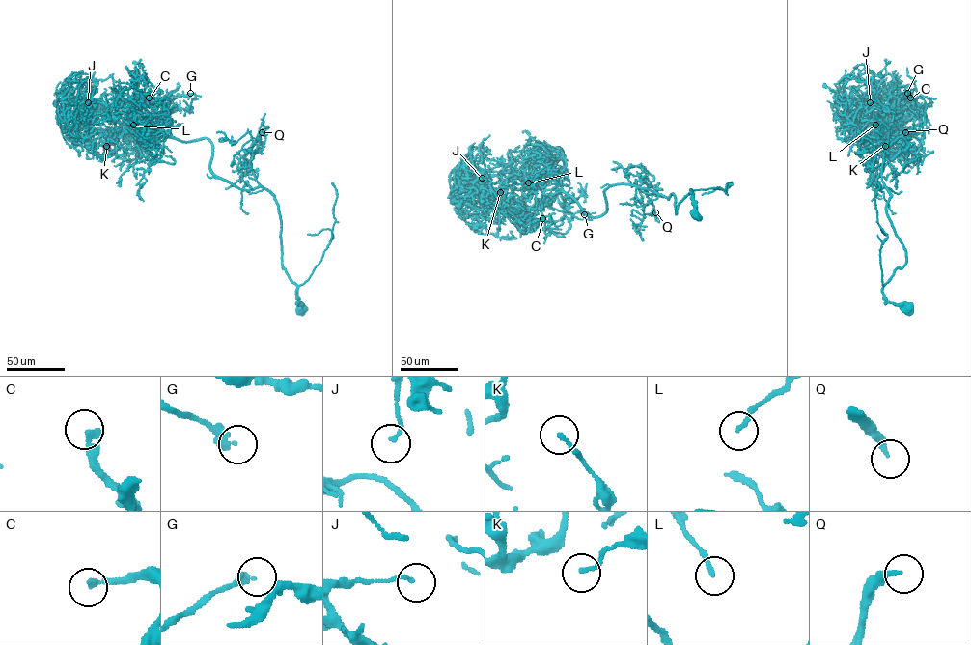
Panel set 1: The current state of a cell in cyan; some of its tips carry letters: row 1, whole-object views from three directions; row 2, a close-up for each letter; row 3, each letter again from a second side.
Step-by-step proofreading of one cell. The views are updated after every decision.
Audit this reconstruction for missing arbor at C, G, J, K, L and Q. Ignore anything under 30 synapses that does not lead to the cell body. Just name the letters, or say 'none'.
C, Q

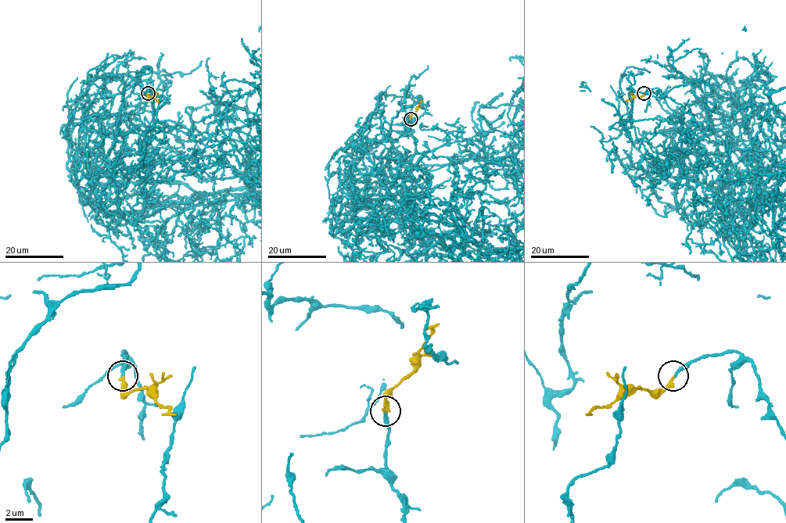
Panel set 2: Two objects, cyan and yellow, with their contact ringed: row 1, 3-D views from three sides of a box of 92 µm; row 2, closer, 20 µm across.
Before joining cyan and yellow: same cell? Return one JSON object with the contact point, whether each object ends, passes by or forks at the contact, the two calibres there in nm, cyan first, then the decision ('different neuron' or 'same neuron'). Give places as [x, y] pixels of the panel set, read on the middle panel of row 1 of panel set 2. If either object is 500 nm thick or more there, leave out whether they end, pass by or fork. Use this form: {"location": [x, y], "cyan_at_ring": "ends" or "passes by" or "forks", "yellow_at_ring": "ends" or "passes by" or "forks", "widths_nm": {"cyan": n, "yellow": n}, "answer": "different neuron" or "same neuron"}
{"location": [410, 119], "cyan_at_ring": "ends", "yellow_at_ring": "ends", "widths_nm": {"cyan": 240, "yellow": 280}, "answer": "same neuron"}

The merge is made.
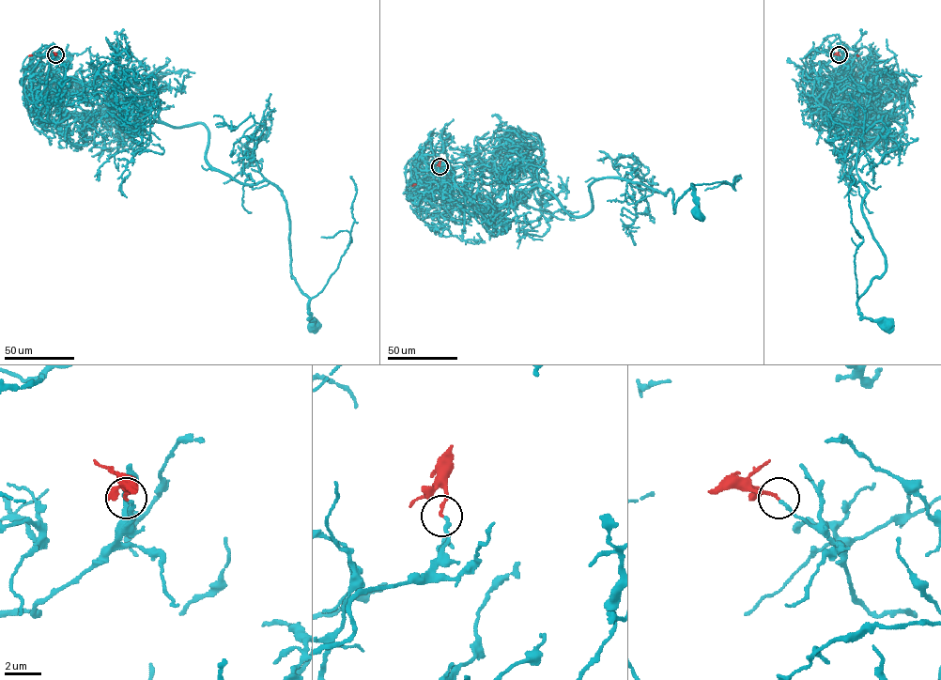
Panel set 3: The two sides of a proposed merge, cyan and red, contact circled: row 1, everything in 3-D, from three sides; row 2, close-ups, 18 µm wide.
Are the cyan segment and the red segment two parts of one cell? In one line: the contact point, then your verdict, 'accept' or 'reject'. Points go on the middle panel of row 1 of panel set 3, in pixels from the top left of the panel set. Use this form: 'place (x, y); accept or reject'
place (439, 166); reject

